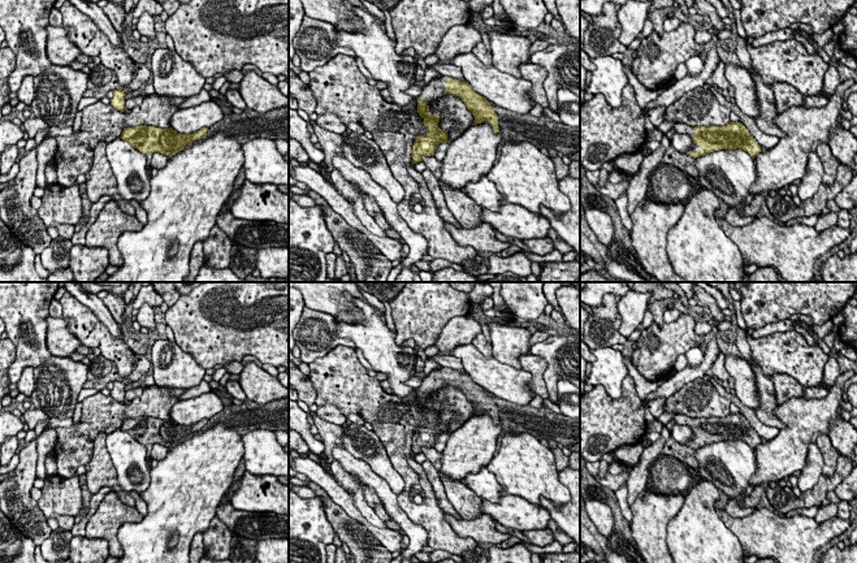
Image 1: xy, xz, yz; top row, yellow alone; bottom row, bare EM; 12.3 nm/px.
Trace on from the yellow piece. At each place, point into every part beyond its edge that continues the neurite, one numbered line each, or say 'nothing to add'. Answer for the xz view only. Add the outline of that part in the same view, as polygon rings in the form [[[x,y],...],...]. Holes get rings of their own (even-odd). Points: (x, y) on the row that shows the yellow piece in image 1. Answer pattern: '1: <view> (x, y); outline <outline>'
1: xz (436, 87); outline [[[442,77],[441,79],[432,79],[427,86],[423,87],[419,98],[424,100],[425,104],[429,104],[430,101],[437,100],[441,95],[445,94],[446,86],[447,81],[445,79],[445,77]],[[416,98],[416,101],[419,98]]]

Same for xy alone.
nothing to add

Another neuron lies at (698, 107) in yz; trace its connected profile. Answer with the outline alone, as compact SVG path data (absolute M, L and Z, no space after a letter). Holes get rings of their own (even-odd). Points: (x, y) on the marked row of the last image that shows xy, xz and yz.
M704 87L685 92L665 112L665 121L688 126L726 126L731 122L731 109L722 105L714 94Z

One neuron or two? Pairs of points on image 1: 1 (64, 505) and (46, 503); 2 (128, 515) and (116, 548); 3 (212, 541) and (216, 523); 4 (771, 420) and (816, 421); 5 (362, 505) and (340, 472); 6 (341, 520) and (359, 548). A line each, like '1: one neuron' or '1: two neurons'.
1: one neuron
2: one neuron
3: one neuron
4: two neurons
5: one neuron
6: one neuron

